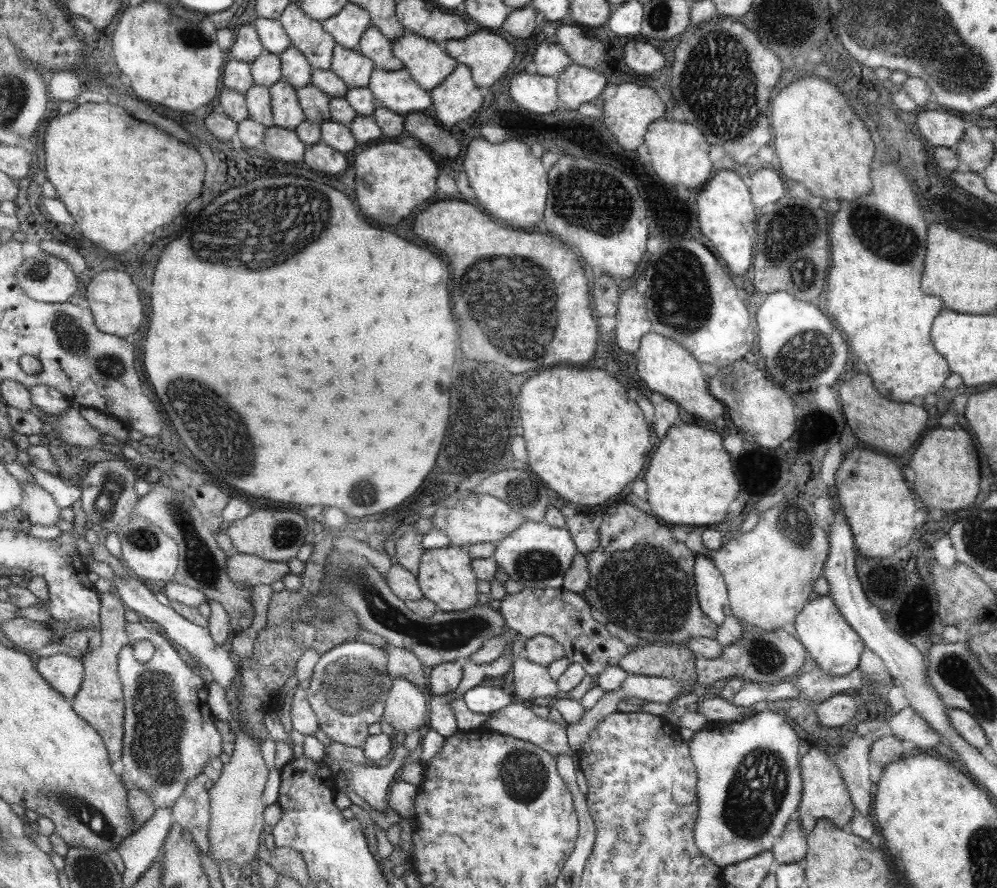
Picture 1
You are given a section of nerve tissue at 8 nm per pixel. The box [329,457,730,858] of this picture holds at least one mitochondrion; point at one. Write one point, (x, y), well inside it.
(452, 635)

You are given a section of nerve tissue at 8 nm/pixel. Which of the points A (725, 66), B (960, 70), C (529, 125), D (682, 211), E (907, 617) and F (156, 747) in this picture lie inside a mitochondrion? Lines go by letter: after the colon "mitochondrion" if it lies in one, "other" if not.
A: mitochondrion
B: mitochondrion
C: other
D: other
E: other
F: mitochondrion

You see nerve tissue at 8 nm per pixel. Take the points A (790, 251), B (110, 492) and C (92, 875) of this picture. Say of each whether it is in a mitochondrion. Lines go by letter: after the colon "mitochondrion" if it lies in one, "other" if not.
A: mitochondrion
B: mitochondrion
C: mitochondrion

